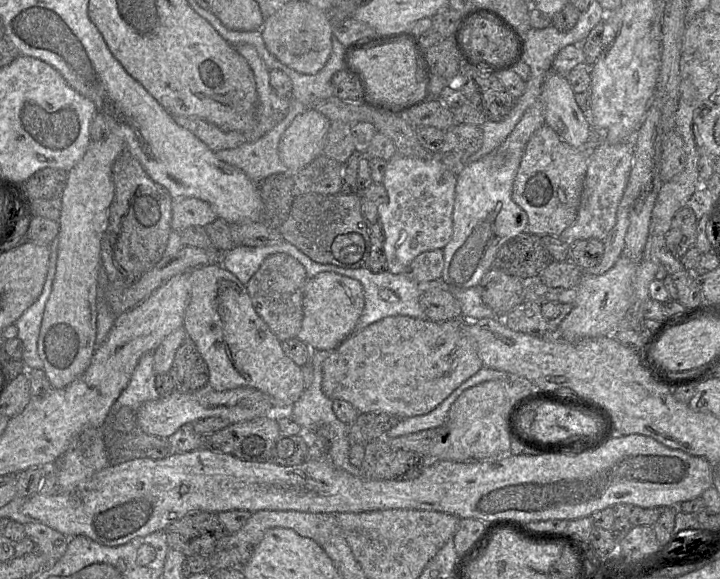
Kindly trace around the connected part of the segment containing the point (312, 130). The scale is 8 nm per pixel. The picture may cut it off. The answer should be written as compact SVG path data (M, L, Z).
M306 109L284 132L278 155L289 171L297 172L323 154L330 121L321 113Z

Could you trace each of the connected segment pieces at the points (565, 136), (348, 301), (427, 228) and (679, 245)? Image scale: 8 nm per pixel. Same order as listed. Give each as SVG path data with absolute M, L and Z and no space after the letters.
M551 69L543 82L540 101L545 124L570 146L585 148L591 124L589 116L576 103L575 95L566 75Z
M320 273L309 279L305 284L303 293L303 320L297 339L307 344L312 351L332 351L353 333L363 308L364 291L360 282L335 273Z
M396 155L387 161L382 184L388 194L388 201L379 207L387 271L400 274L419 254L443 249L451 240L457 176L438 156L415 159Z
M685 206L673 216L665 235L665 246L676 258L681 258L697 238L697 219L691 208Z

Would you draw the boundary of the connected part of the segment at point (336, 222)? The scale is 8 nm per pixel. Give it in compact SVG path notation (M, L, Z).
M308 193L295 198L287 220L278 230L283 240L316 263L357 269L366 266L371 250L370 225L361 212L361 196Z

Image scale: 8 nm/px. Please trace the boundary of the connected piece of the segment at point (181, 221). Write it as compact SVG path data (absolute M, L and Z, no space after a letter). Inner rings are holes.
M197 198L173 200L172 230L181 233L191 226L204 227L218 219L212 207Z

